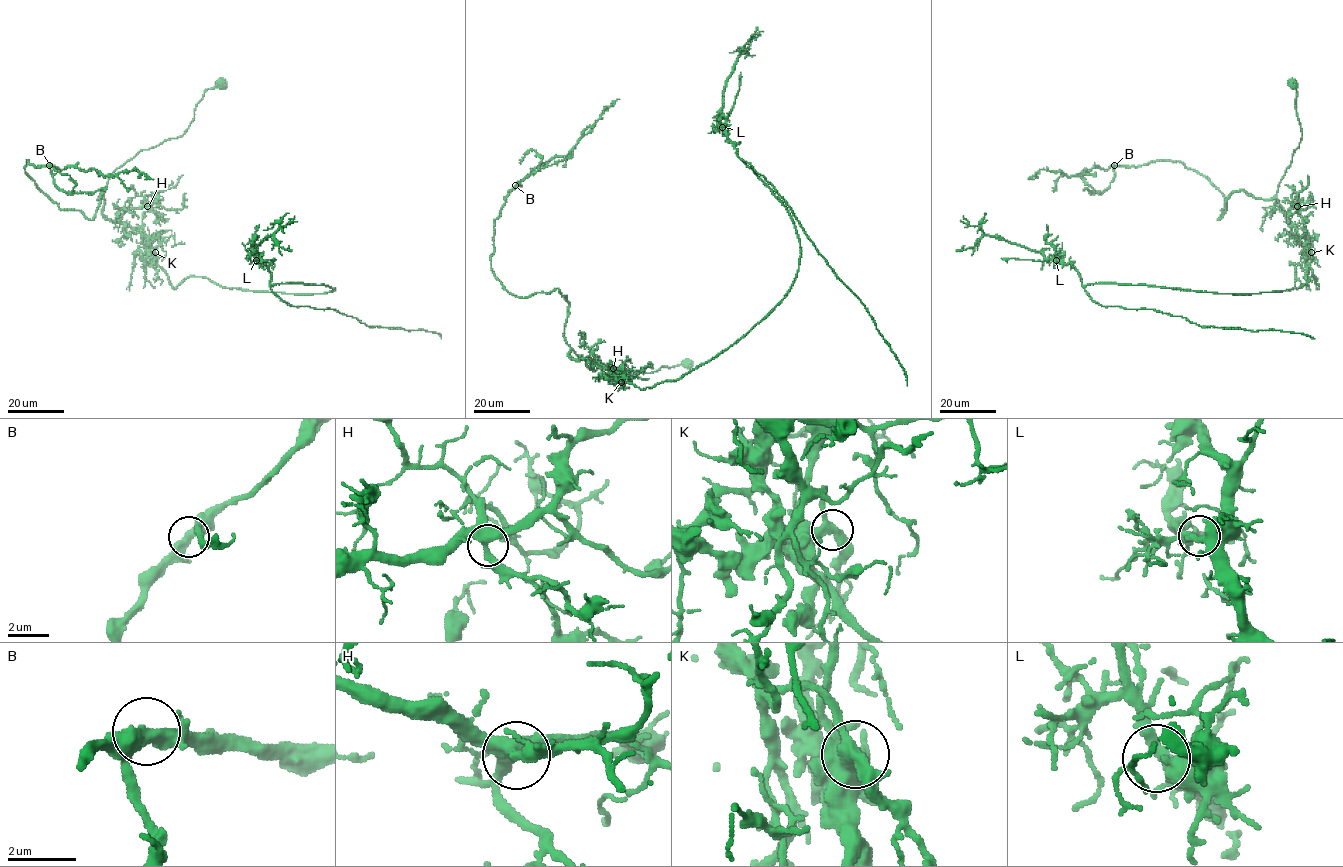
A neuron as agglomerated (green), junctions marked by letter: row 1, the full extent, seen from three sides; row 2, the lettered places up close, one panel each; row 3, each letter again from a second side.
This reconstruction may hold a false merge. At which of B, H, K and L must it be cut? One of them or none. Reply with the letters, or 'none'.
K

